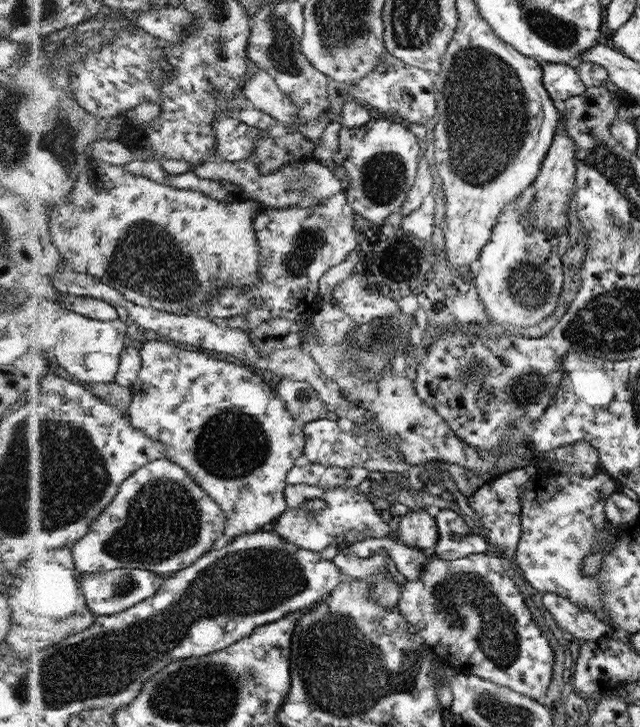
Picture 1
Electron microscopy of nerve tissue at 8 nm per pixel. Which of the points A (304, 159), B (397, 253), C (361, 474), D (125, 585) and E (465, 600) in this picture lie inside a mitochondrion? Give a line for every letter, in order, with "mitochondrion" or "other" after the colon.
A: other
B: mitochondrion
C: other
D: mitochondrion
E: mitochondrion

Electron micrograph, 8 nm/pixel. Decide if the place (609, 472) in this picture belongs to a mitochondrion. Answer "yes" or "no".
no

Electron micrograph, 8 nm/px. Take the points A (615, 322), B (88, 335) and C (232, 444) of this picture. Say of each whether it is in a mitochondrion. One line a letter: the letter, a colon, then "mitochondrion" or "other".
A: mitochondrion
B: other
C: mitochondrion

